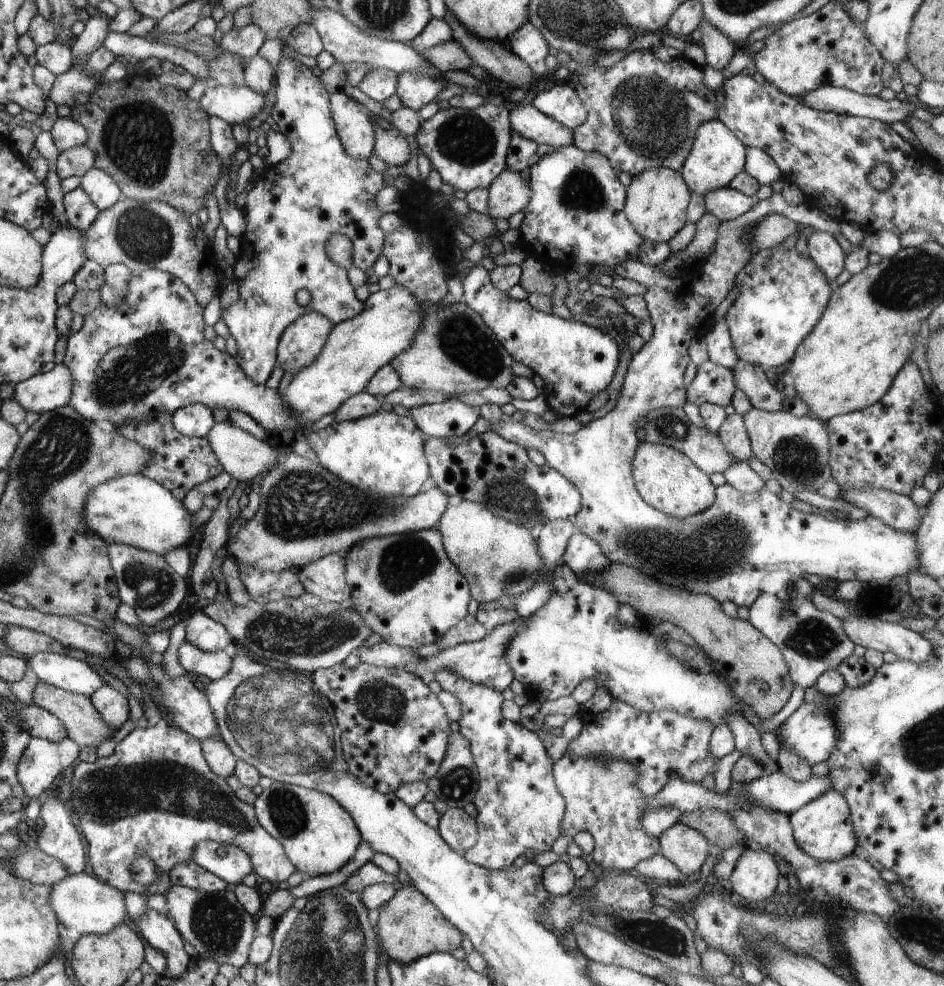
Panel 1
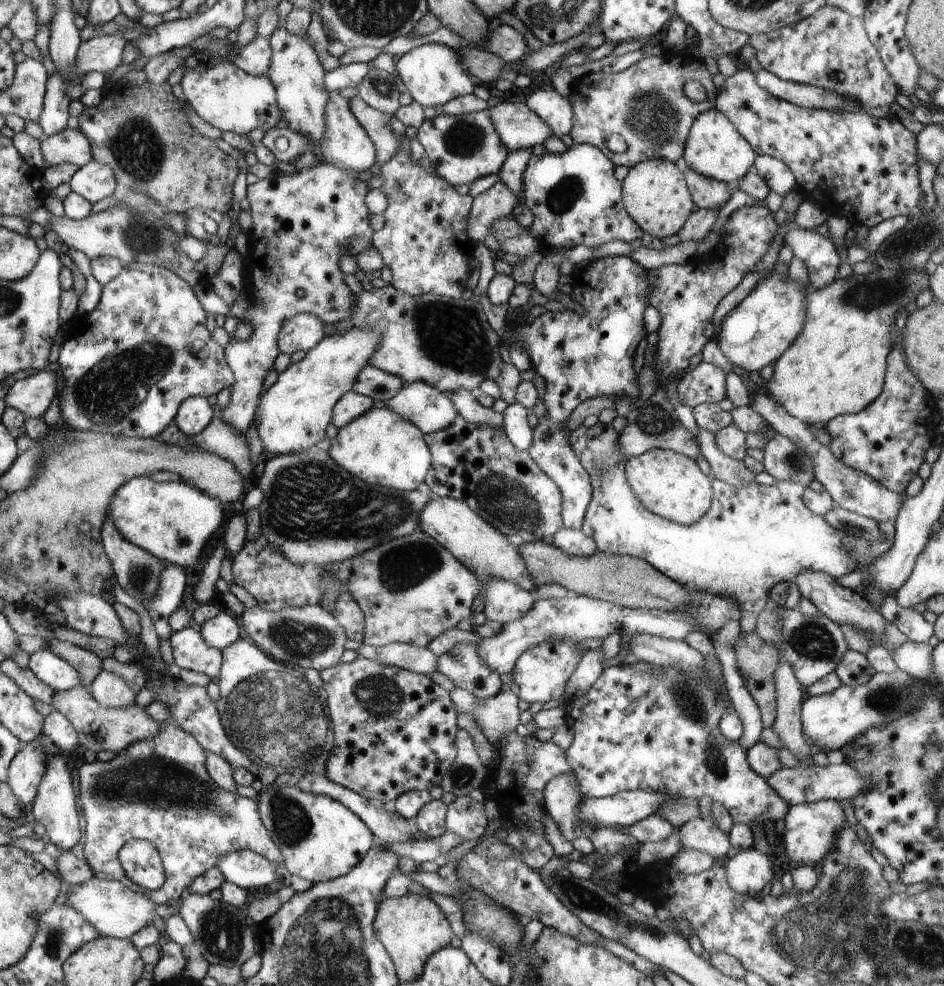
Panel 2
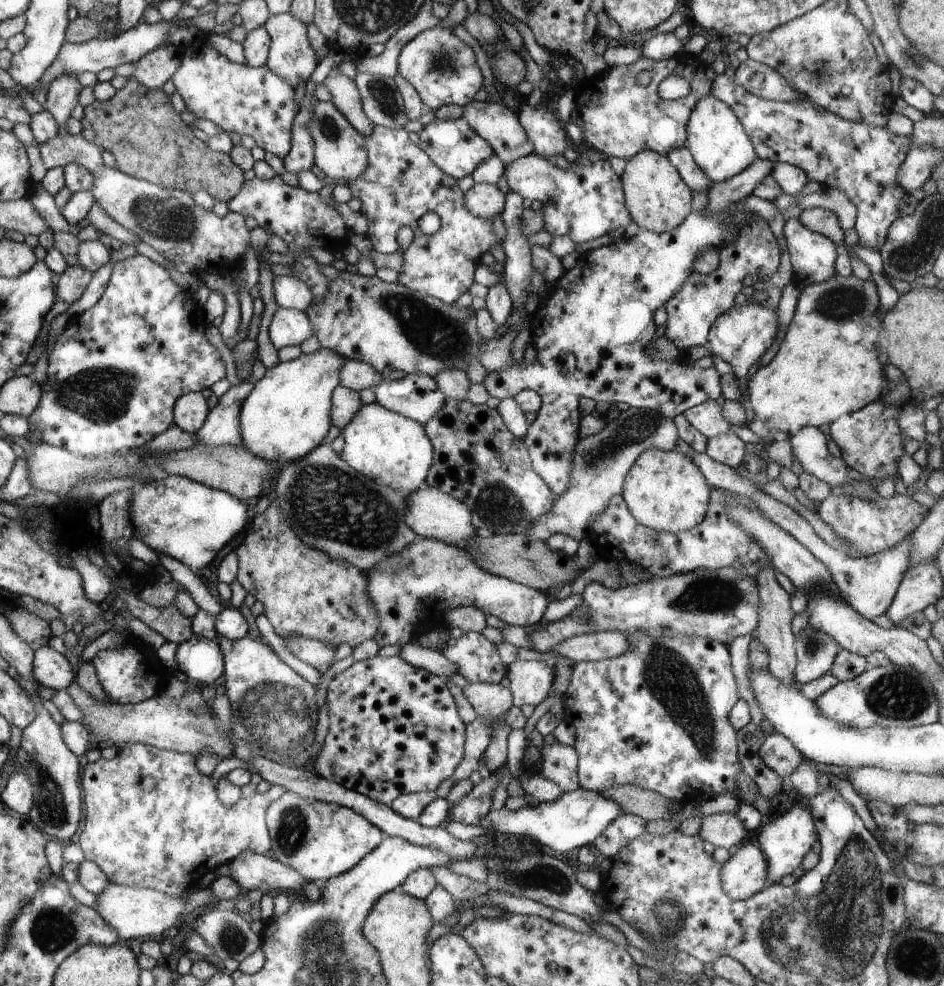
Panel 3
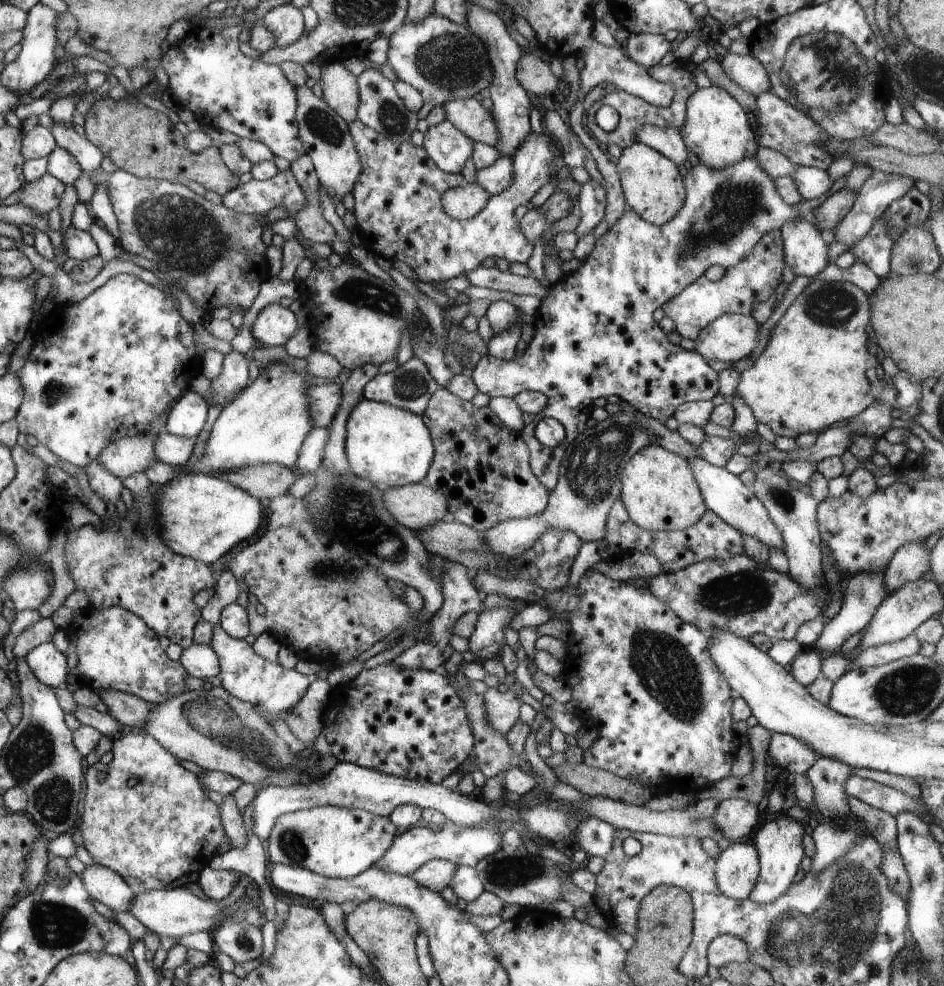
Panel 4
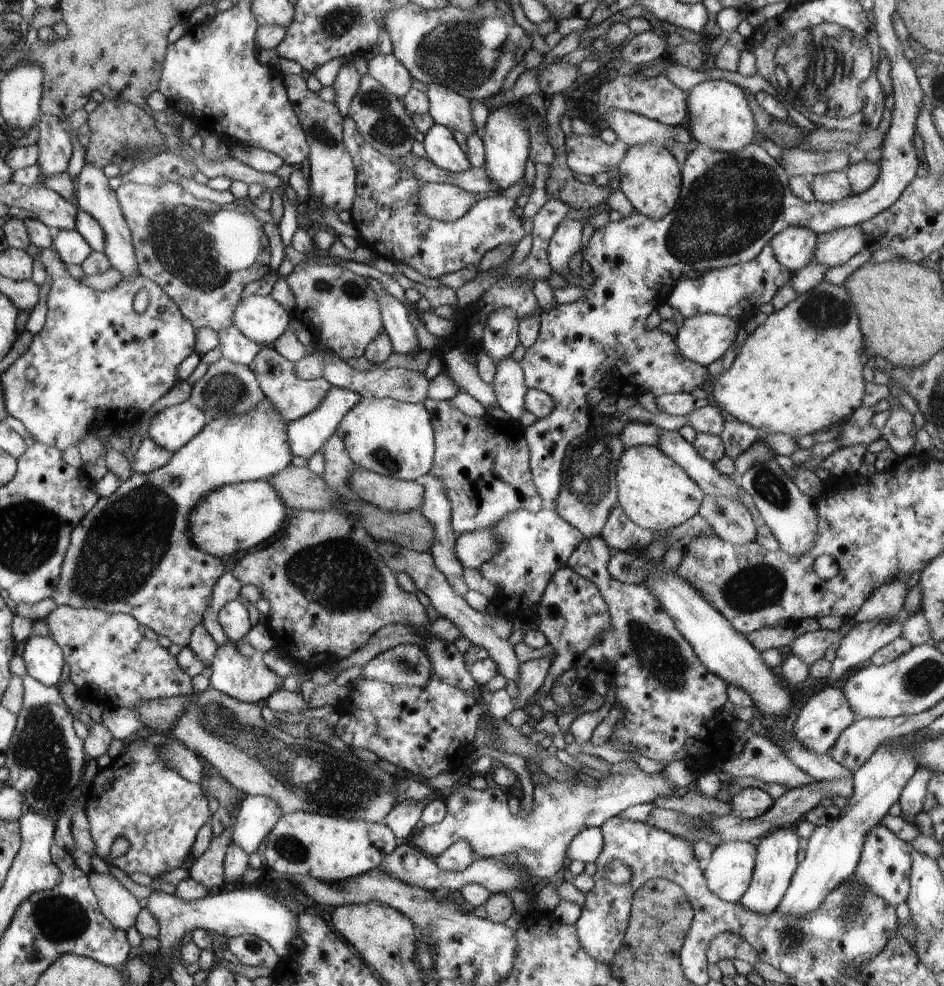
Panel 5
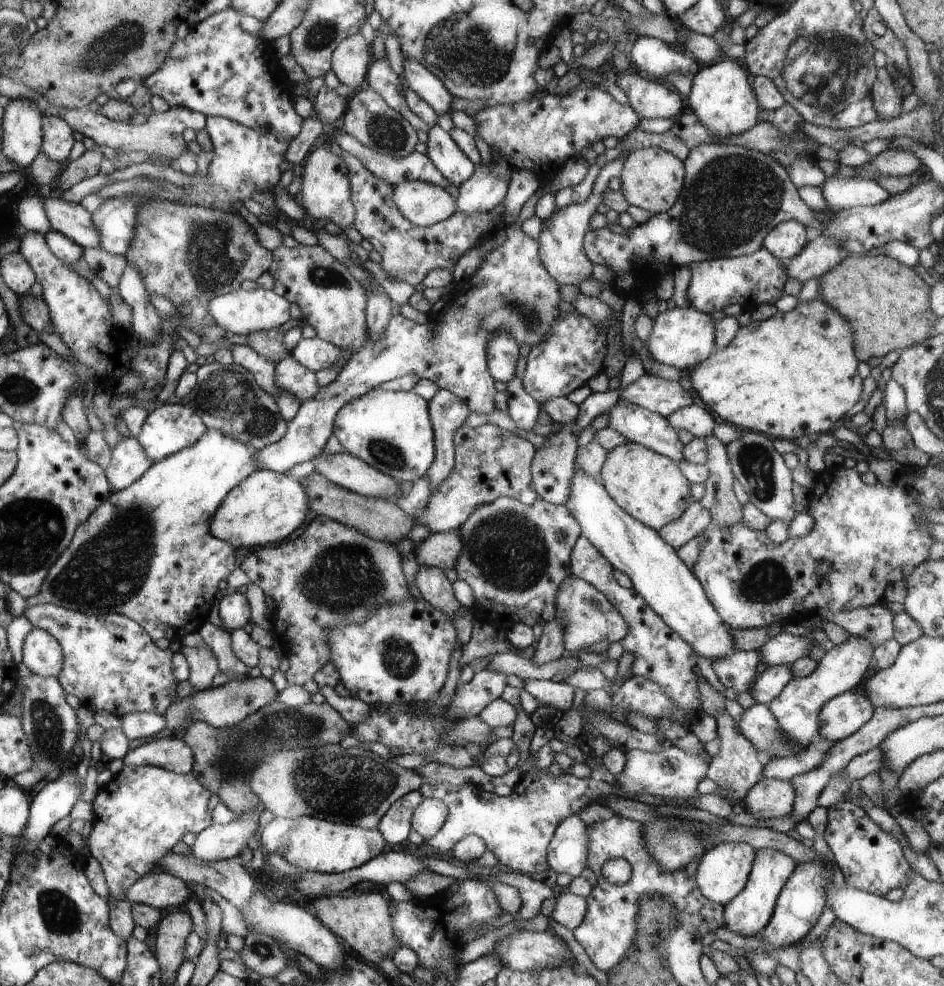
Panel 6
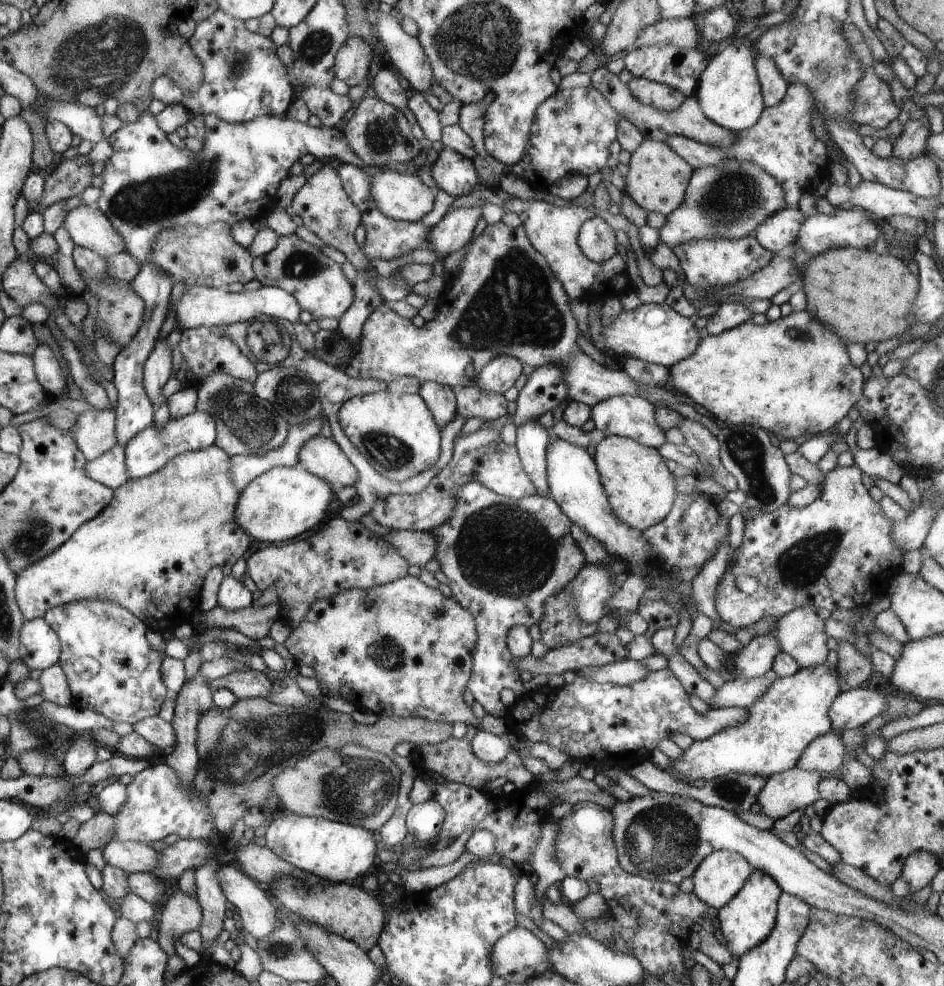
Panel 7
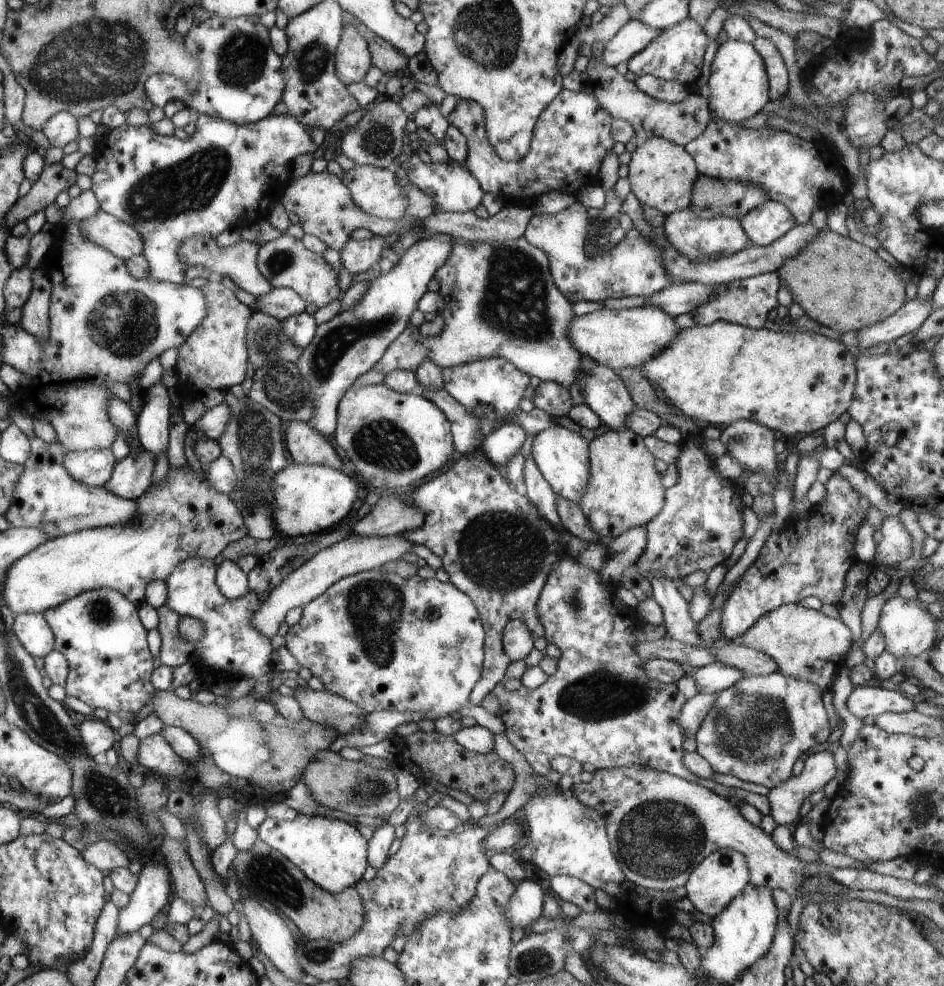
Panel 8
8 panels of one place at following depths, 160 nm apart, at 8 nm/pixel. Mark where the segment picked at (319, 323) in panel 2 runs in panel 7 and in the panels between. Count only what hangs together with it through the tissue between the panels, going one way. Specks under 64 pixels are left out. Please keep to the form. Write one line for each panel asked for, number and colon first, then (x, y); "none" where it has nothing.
3: (289, 327)
4: (275, 325)
5: (262, 319)
6: (241, 311)
7: (198, 306)

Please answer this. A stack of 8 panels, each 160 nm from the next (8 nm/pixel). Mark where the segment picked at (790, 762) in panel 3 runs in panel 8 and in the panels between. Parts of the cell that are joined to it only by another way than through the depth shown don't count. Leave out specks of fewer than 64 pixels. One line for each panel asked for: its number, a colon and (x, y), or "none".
4: (786, 752)
5: (825, 714)
6: (843, 715)
7: (851, 709)
8: (863, 701)

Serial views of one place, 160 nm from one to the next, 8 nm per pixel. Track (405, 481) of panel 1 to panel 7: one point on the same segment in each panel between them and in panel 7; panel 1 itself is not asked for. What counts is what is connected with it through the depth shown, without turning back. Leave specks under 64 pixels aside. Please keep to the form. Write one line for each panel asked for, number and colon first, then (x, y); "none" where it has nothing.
2: (381, 447)
3: (392, 450)
4: (386, 445)
5: (391, 438)
6: (392, 430)
7: (398, 435)

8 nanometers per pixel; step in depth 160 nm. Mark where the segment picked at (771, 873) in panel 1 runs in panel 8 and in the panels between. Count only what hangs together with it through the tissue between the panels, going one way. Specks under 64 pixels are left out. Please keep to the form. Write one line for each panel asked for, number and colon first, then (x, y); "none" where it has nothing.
2: (750, 872)
3: (744, 874)
4: (737, 869)
5: (728, 874)
6: (723, 871)
7: (716, 880)
8: (712, 885)

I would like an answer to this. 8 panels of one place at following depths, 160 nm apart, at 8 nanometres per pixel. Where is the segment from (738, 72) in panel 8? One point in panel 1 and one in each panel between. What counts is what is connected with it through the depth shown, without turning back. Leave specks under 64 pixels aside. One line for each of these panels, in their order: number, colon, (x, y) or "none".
1: (717, 156)
2: (714, 148)
3: (721, 148)
4: (716, 128)
5: (719, 116)
6: (722, 97)
7: (728, 90)

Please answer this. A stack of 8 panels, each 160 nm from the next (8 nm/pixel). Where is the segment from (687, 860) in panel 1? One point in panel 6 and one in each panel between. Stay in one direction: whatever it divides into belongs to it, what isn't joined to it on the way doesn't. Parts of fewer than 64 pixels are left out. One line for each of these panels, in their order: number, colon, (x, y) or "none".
2: (702, 835)
3: (724, 830)
4: (735, 818)
5: (749, 803)
6: (769, 798)

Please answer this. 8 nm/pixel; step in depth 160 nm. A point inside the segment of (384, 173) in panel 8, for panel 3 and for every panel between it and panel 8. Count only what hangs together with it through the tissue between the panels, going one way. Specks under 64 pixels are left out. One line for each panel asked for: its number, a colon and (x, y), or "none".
3: (486, 201)
4: (466, 201)
5: (444, 202)
6: (423, 204)
7: (404, 197)

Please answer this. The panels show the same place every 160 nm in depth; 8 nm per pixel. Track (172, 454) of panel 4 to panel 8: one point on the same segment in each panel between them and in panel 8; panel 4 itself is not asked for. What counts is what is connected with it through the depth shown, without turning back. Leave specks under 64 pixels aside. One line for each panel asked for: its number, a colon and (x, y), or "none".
5: (150, 456)
6: (129, 462)
7: (110, 469)
8: (93, 467)

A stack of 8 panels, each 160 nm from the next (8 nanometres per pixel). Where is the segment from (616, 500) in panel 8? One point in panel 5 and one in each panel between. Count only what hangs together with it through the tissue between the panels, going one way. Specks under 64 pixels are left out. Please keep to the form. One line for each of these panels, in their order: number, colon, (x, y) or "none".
5: (656, 494)
6: (651, 488)
7: (641, 489)

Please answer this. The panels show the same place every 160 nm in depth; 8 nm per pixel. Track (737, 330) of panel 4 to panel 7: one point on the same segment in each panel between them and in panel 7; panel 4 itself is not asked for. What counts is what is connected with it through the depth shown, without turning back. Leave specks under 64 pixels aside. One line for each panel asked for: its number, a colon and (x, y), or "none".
5: (706, 338)
6: (682, 337)
7: (657, 334)

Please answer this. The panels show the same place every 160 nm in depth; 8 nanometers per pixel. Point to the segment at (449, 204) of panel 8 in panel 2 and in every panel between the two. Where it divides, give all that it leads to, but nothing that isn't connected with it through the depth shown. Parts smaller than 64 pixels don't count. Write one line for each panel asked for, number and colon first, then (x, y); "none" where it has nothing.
2: (463, 148)
3: (457, 149)
4: (448, 146)
5: (441, 148)
6: (442, 149)
7: (454, 173)

